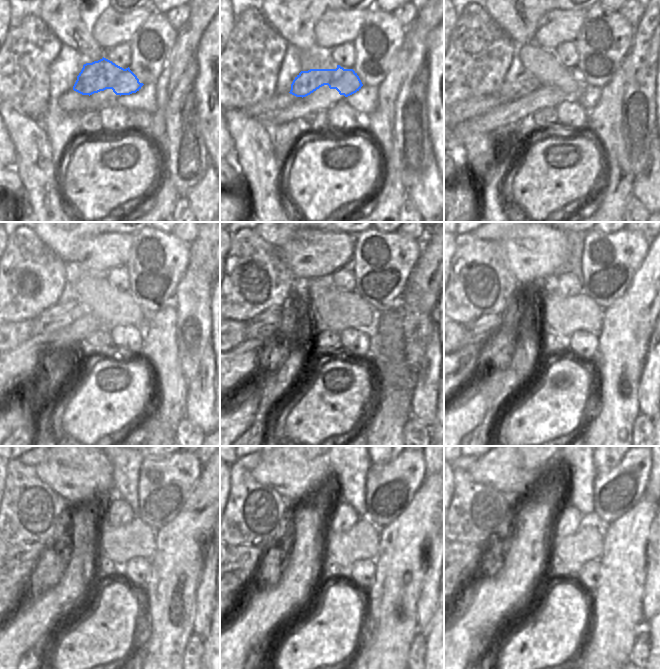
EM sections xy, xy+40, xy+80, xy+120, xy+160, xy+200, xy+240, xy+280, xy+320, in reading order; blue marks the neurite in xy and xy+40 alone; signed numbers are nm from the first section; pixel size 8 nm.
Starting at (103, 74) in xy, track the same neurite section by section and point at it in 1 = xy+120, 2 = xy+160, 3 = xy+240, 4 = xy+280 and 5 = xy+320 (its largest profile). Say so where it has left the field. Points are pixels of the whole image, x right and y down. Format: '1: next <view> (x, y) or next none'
1: next xy+120 (61, 315)
2: next xy+160 (266, 324)
3: next xy+240 (21, 559)
4: next xy+280 (242, 561)
5: next xy+320 (464, 559)

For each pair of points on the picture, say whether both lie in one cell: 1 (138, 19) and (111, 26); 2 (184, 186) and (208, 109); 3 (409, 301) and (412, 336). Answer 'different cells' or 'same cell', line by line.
1: same cell
2: different cells
3: same cell

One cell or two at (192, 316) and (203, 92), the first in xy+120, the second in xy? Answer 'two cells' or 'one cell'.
two cells

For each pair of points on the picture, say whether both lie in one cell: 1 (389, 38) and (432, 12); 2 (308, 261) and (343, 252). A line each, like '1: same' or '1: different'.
1: different
2: same

